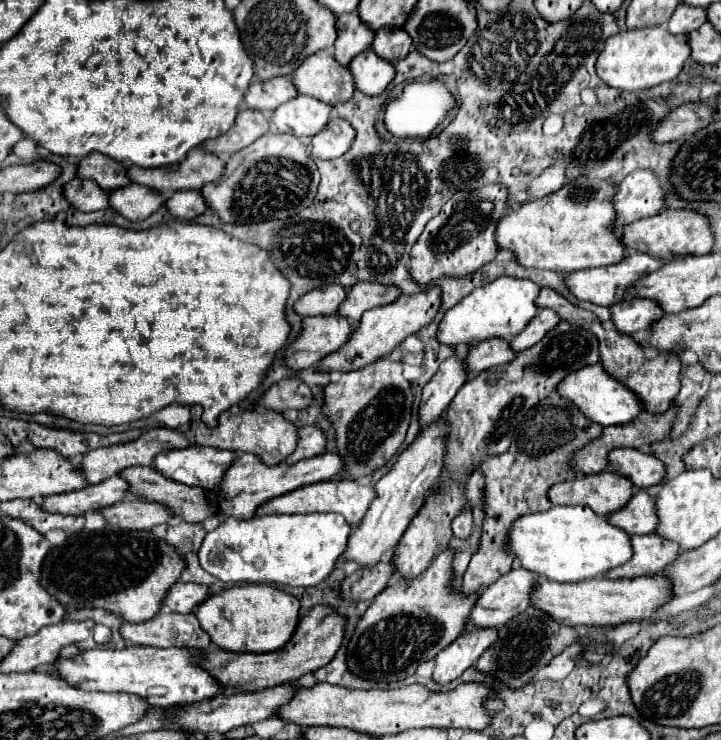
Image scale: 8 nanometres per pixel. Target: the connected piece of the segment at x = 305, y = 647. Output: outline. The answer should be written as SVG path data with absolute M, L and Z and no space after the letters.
M319 604L311 608L299 622L293 638L287 642L285 648L267 652L267 654L233 654L225 650L217 652L207 652L203 654L201 666L209 670L213 678L217 678L225 688L227 694L237 694L237 692L255 692L271 686L279 686L283 682L293 682L299 680L307 672L315 672L317 668L325 666L339 650L343 638L345 638L345 628L347 628L347 618L339 614L337 610Z

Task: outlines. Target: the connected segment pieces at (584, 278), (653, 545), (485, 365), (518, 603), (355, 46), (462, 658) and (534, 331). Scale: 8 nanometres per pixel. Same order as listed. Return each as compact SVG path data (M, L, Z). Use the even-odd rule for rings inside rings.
M629 250L629 256L619 264L571 272L567 276L567 286L579 300L589 300L601 306L613 306L613 302L621 300L621 290L625 290L625 286L633 286L633 282L637 282L641 274L651 274L661 266L665 266L665 262L657 262L657 258L649 258L649 254L639 254L639 250Z
M641 534L631 536L633 542L633 558L619 568L609 570L607 578L639 578L659 574L665 566L679 558L681 550L673 546L673 542L665 542L665 538L657 538L657 534Z
M491 338L489 342L481 342L469 350L467 366L469 378L477 376L481 370L489 370L493 366L501 366L509 362L509 358L517 358L517 352L509 350L509 340L505 338Z
M525 568L511 570L503 574L497 582L487 586L475 608L471 612L471 626L485 628L485 626L503 626L513 616L521 614L529 606L529 590L543 578L529 574Z
M357 12L341 14L337 18L337 40L333 46L333 56L337 62L341 62L341 66L347 66L351 58L371 48L373 36L375 32L359 20Z
M473 630L473 634L461 634L455 642L451 642L443 652L437 654L437 666L433 678L439 684L447 684L459 678L469 666L477 662L477 658L497 640L497 630Z
M551 308L539 310L537 316L525 326L525 330L511 340L511 348L517 350L517 352L521 352L521 350L527 350L529 346L535 346L559 322L561 322L561 318Z

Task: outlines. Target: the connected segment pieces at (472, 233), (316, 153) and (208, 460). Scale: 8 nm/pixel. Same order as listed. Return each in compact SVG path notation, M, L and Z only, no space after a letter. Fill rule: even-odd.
M487 184L483 188L475 190L457 190L441 208L441 212L431 218L431 222L425 226L423 234L419 236L417 244L411 250L411 262L409 262L409 272L415 282L419 284L429 284L431 280L437 280L441 276L467 276L473 274L477 268L489 264L497 256L497 242L493 242L493 230L497 230L497 222L501 216L509 212L509 192L505 184Z
M333 114L327 126L319 134L313 136L311 156L321 160L339 158L349 150L353 138L355 138L355 130L351 128L351 124L339 118L337 114Z
M189 446L183 450L169 450L155 456L153 468L165 478L183 482L187 486L201 486L205 490L217 488L225 470L235 462L237 452Z

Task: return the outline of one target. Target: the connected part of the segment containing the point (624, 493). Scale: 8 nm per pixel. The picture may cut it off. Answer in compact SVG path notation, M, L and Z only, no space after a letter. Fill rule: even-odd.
M613 470L561 482L549 490L549 498L553 504L583 504L599 516L621 510L631 496L633 484L629 482L629 478L625 478L623 474L613 474Z

